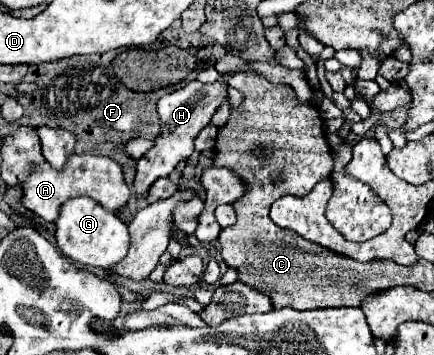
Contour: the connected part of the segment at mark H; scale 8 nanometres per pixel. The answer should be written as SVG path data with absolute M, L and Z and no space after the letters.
M232 72L222 74L214 84L202 84L198 80L188 82L186 86L182 86L180 90L166 94L158 100L158 114L160 114L160 126L162 132L156 138L156 146L138 160L136 166L136 178L134 178L134 192L136 198L140 198L142 194L148 192L150 184L160 178L160 176L168 176L178 162L190 158L194 154L194 138L200 134L200 130L204 126L210 124L210 118L214 116L214 112L228 100L228 82L230 82Z

